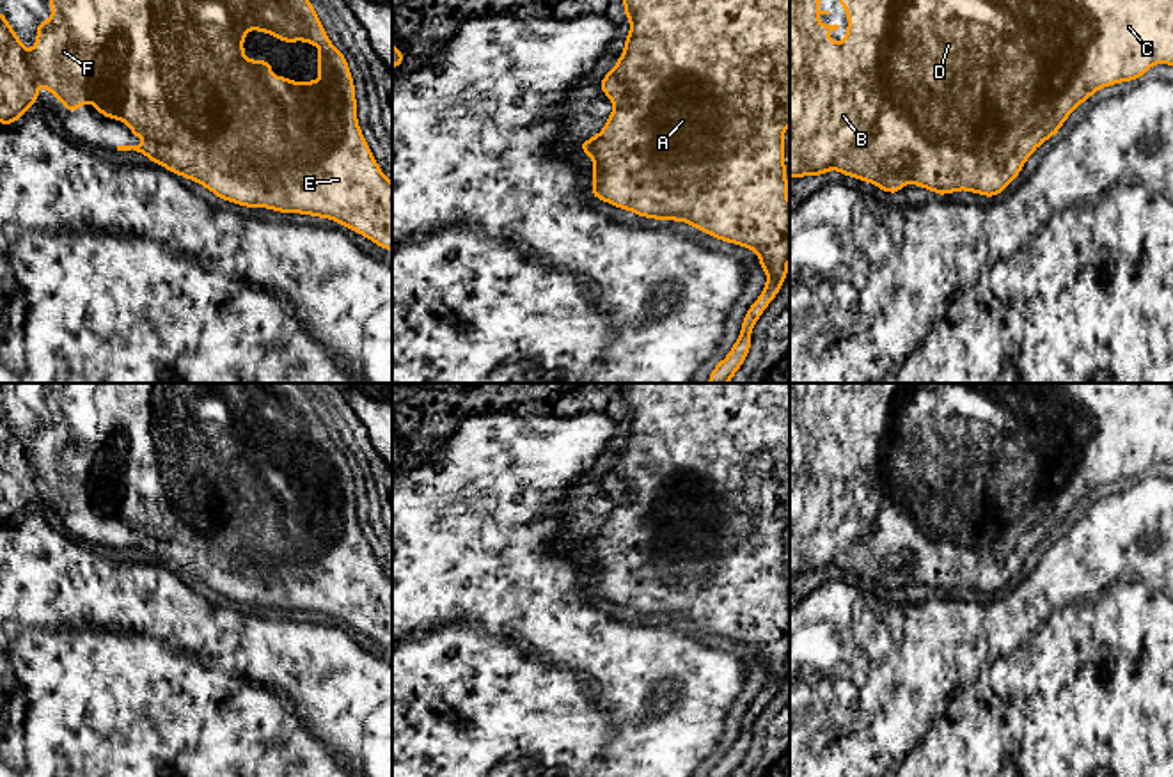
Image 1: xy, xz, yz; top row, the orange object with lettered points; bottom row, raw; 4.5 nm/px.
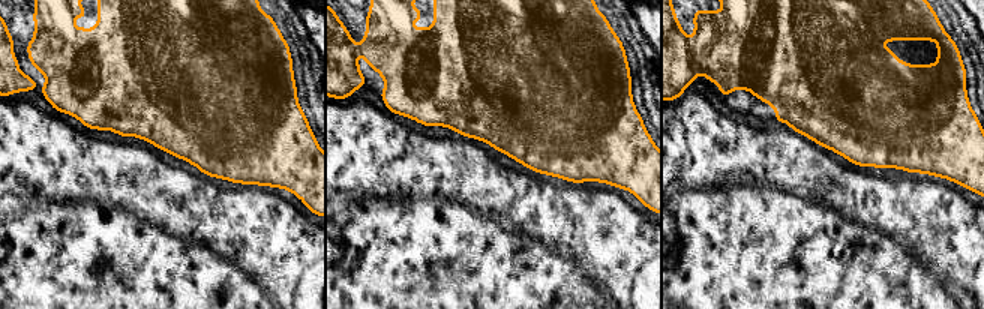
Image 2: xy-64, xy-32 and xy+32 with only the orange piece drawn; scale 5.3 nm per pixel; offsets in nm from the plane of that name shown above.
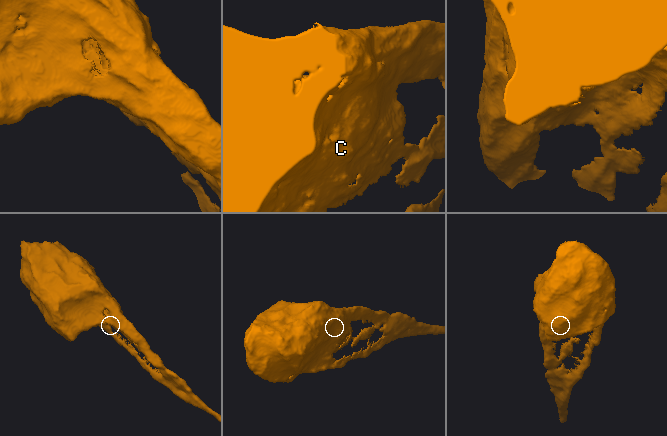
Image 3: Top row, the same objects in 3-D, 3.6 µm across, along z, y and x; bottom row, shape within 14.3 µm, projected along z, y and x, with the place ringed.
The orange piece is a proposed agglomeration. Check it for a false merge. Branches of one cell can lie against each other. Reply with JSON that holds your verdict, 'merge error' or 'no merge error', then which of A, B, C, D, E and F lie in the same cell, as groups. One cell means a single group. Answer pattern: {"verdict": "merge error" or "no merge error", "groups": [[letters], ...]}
{"verdict": "no merge error", "groups": [["A", "B", "C", "D", "E", "F"]]}

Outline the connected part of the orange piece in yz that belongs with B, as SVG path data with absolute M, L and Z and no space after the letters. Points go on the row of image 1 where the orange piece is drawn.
M790 0L790 177L823 176L834 169L845 176L870 181L887 193L898 193L905 183L928 188L941 197L957 190L969 190L985 197L994 197L1006 190L1010 181L1022 170L1026 160L1047 138L1054 137L1065 119L1093 92L1118 82L1130 82L1146 75L1152 64L1173 66L1173 0L841 0L843 11L848 12L848 32L839 46L825 37L825 32L838 30L838 25L822 25L816 21L818 14L831 14L816 9L818 0Z

